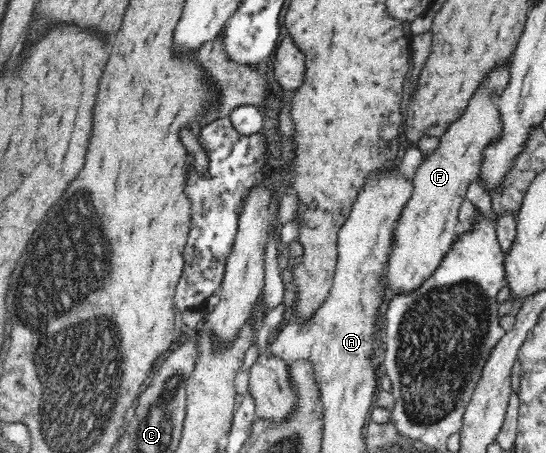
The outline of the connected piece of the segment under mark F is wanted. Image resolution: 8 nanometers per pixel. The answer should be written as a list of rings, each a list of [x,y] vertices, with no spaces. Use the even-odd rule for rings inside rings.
[[[508,69],[497,70],[488,81],[494,87],[493,95],[487,88],[472,99],[459,122],[452,123],[447,133],[440,139],[438,150],[425,158],[411,179],[413,191],[403,203],[391,233],[391,245],[384,263],[384,274],[387,277],[386,291],[391,297],[404,296],[421,287],[421,284],[433,275],[433,272],[445,253],[449,251],[455,235],[460,228],[457,218],[459,206],[465,198],[468,185],[477,180],[481,147],[489,143],[501,131],[501,121],[495,99],[503,91],[509,79]]]

